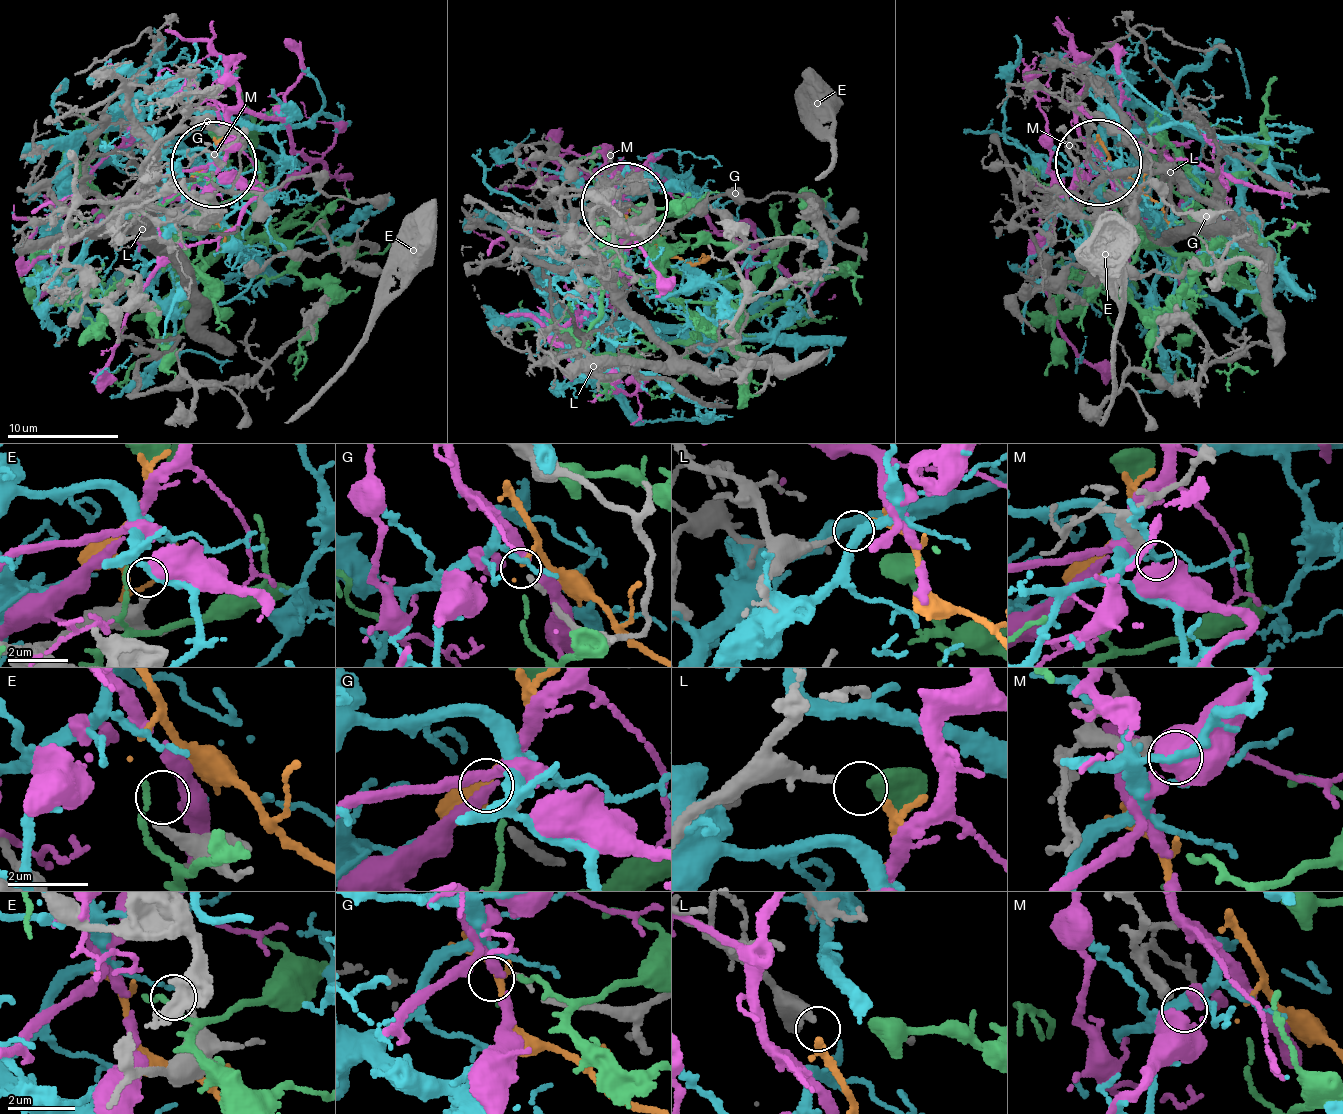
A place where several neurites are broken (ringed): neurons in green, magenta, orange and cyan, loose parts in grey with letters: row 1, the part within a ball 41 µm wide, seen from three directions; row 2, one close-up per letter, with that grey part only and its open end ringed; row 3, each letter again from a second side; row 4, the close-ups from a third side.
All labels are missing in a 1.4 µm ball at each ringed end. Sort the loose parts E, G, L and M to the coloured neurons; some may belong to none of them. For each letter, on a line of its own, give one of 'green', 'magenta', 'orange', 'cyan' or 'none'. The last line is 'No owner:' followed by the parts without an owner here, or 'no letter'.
E: none
G: magenta
L: orange
M: none
No owner: E, M

